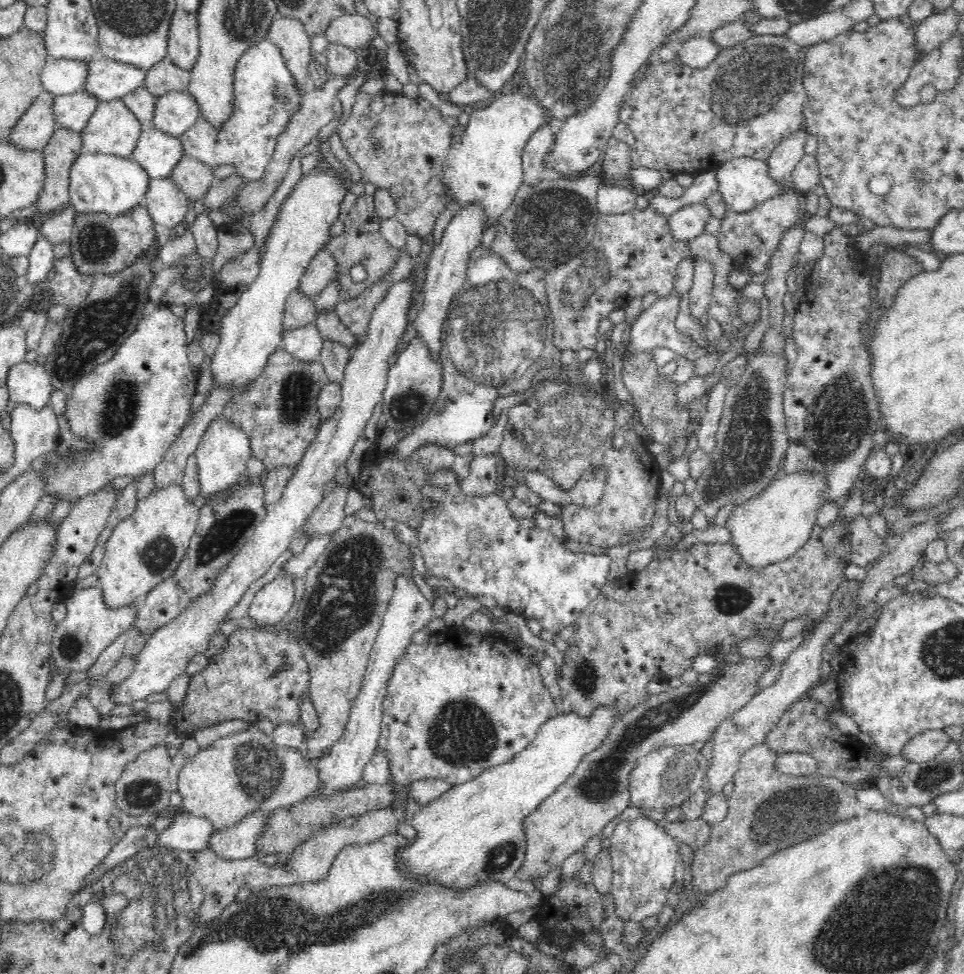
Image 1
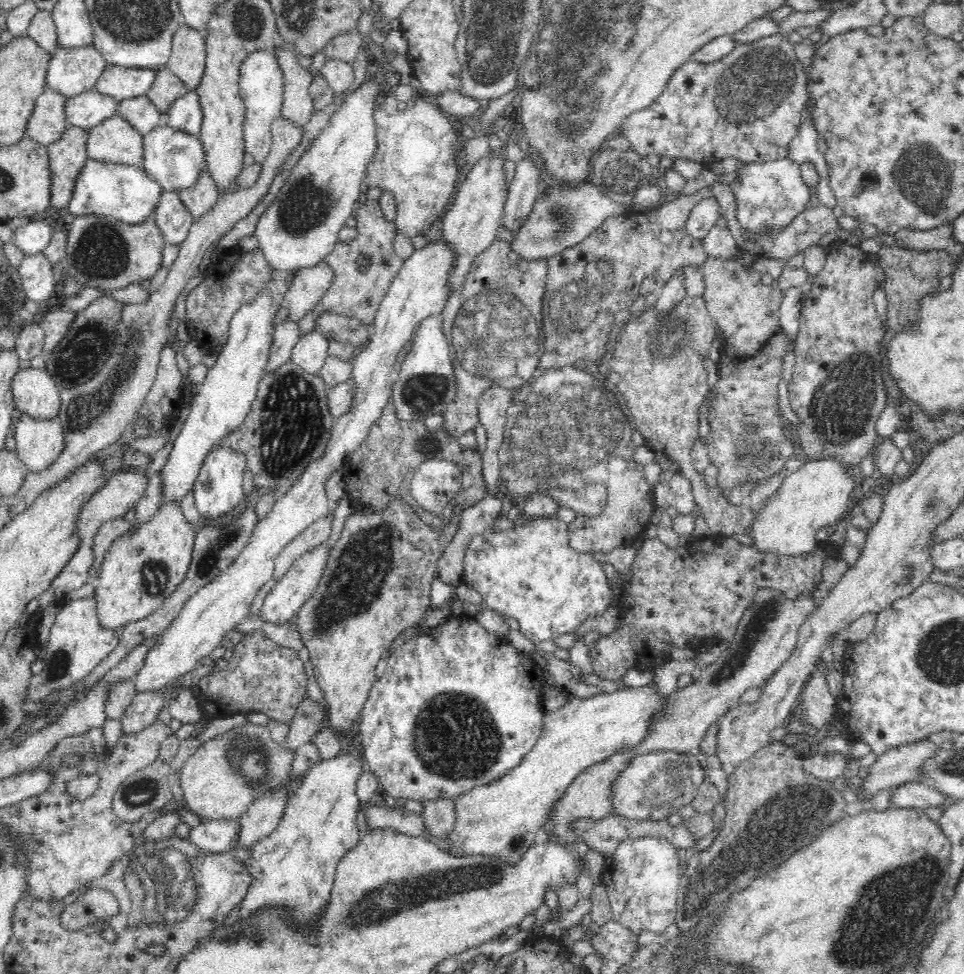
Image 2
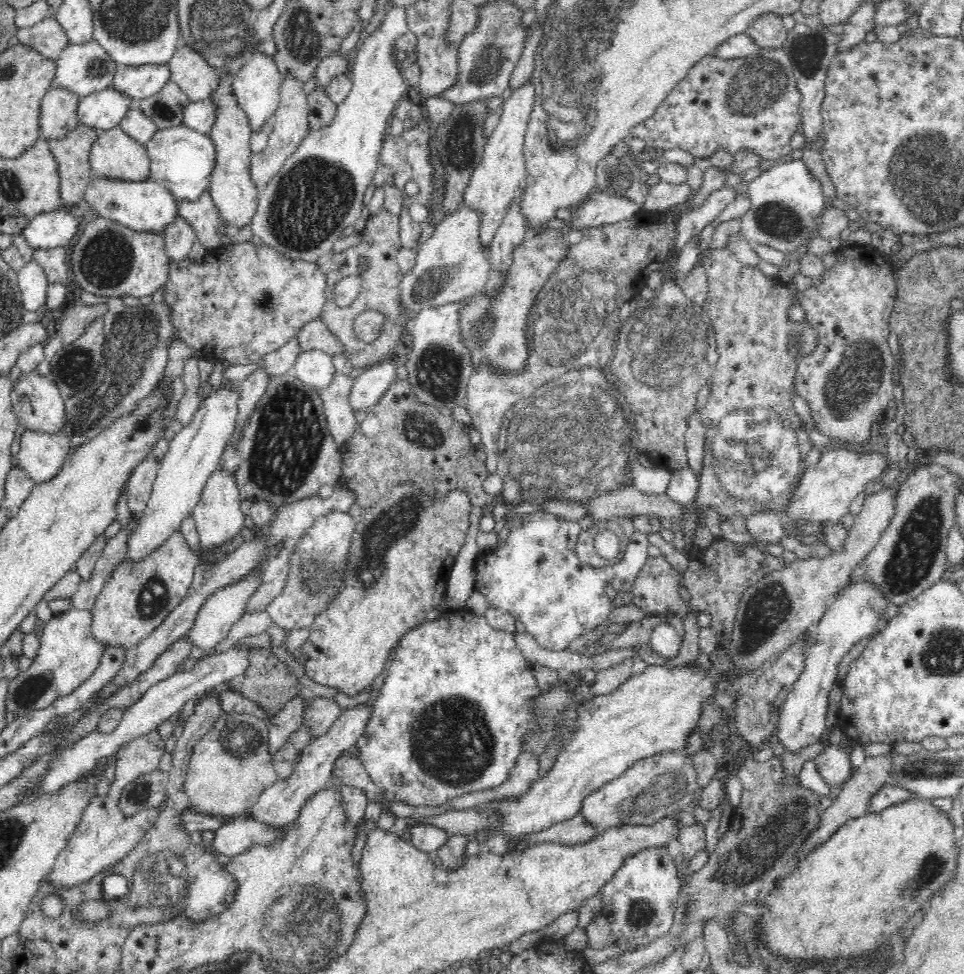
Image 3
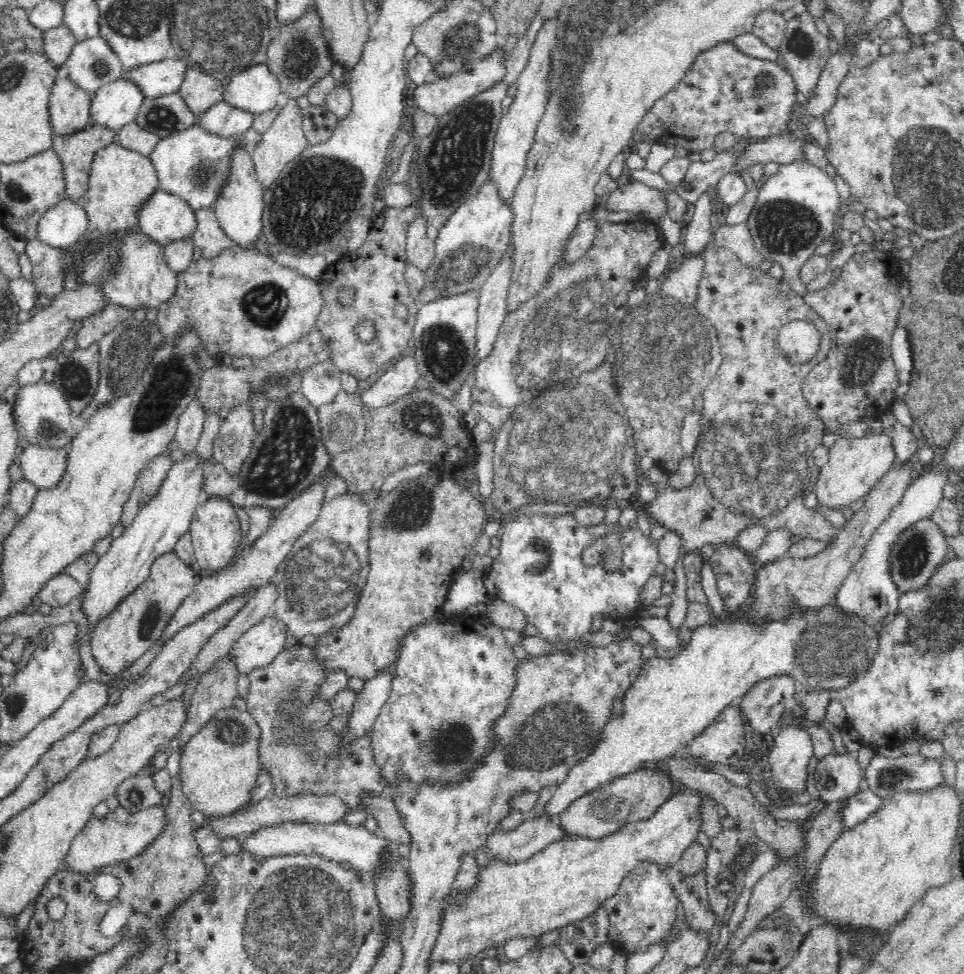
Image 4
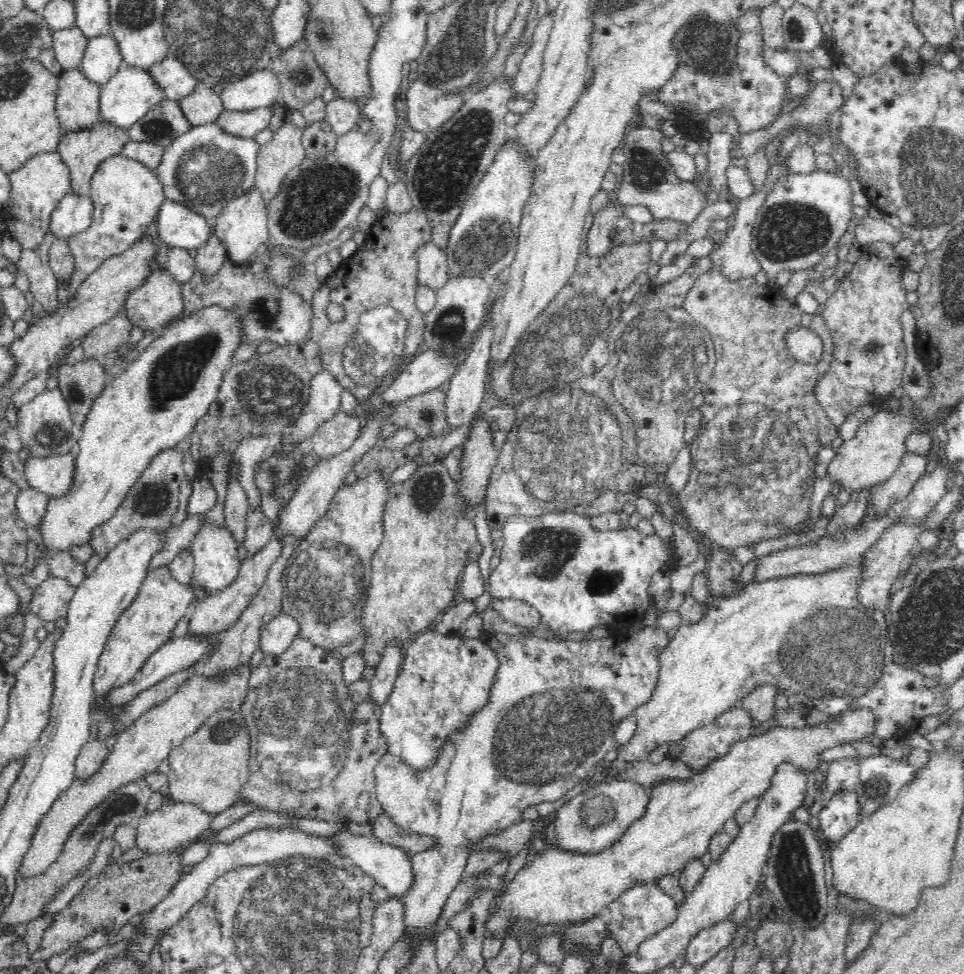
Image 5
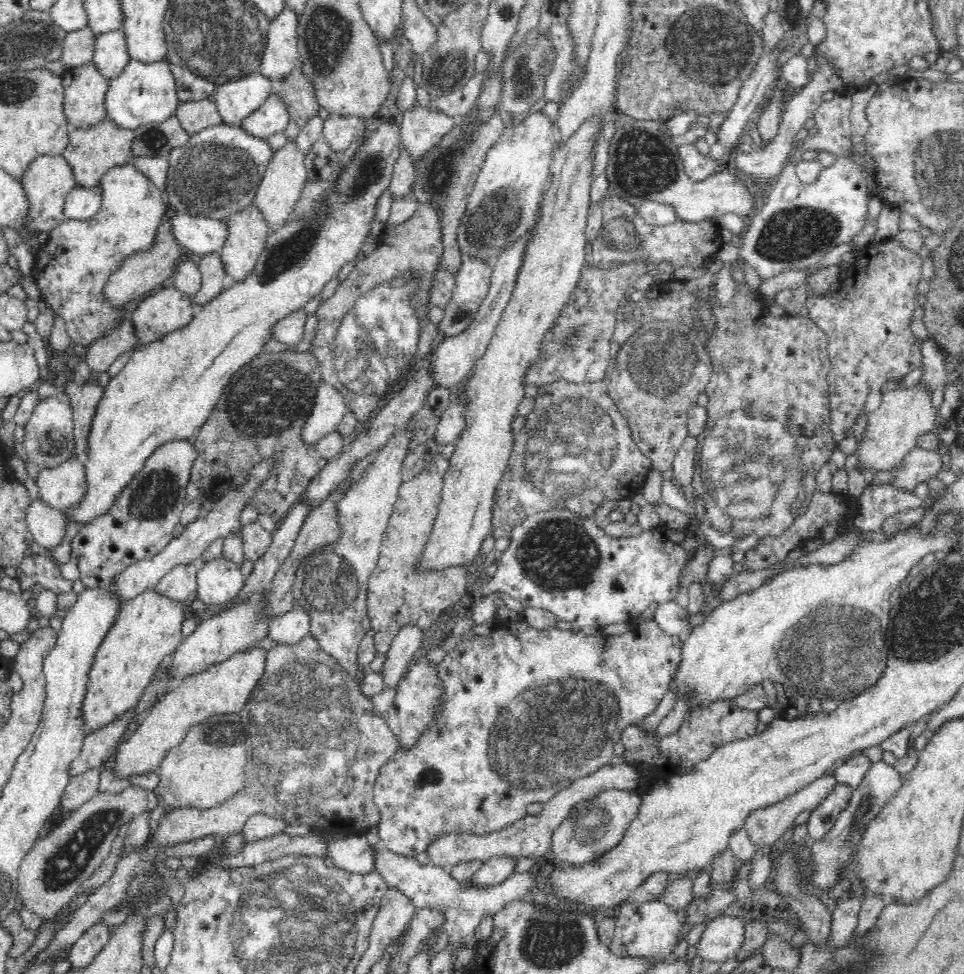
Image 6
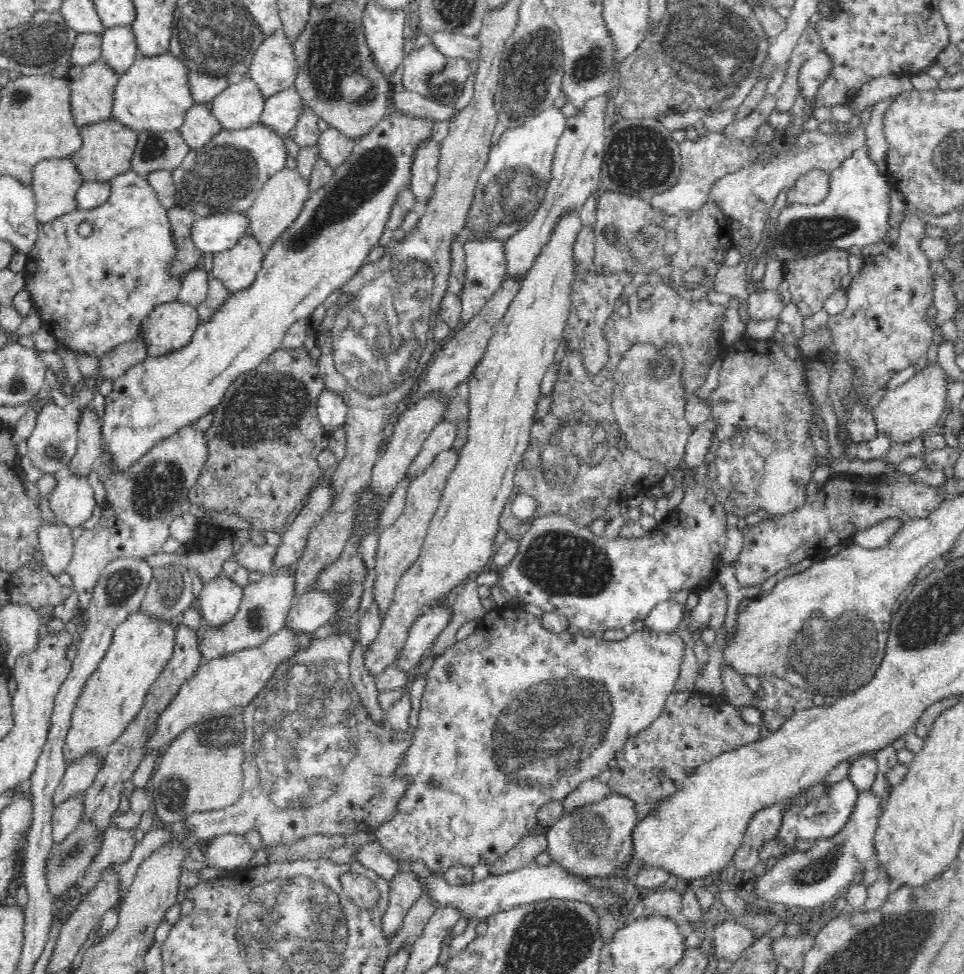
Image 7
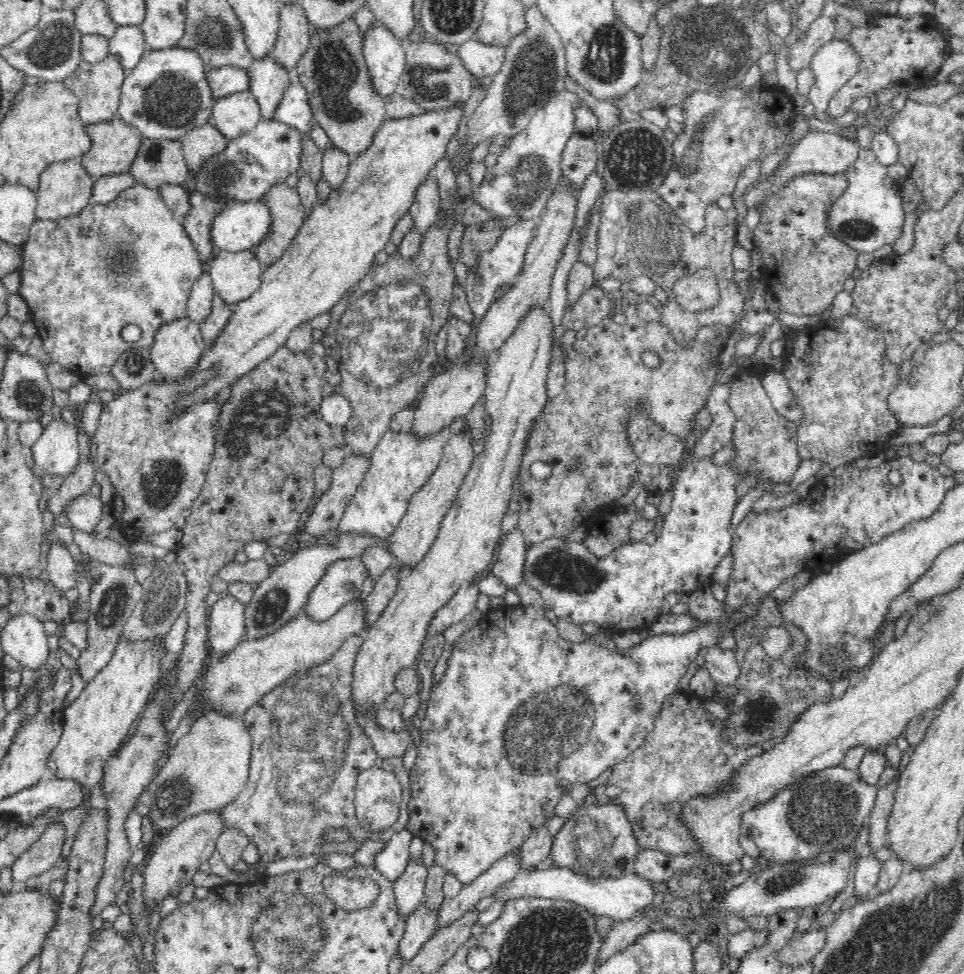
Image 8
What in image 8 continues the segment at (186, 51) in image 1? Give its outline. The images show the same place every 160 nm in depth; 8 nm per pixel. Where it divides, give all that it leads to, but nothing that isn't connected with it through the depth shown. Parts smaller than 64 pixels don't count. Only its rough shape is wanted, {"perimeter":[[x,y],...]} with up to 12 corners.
{"perimeter":[[208,121],[180,139],[189,174],[228,140]]}

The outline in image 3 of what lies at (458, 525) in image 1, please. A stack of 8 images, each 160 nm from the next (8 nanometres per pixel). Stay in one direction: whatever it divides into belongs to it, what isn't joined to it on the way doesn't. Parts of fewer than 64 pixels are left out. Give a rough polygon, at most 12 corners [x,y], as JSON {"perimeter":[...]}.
{"perimeter":[[514,520],[477,556],[475,592],[548,650],[613,609],[580,527]]}

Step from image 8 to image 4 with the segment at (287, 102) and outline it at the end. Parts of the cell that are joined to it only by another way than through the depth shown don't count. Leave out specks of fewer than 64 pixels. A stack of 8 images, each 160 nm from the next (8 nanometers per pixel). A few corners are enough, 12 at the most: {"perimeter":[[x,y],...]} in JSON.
{"perimeter":[[216,102],[196,118],[206,133],[220,137],[245,134],[254,115]]}

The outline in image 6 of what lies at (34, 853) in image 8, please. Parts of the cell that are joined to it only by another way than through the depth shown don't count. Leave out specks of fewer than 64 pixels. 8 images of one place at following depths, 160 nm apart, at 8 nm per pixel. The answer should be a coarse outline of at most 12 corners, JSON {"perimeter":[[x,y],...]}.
{"perimeter":[[100,768],[71,775],[58,810],[65,816],[98,793]]}

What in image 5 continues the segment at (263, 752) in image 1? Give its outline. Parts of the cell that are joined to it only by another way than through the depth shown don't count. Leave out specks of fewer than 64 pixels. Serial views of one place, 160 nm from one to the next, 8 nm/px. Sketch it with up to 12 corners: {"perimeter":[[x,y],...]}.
{"perimeter":[[218,709],[168,756],[169,794],[212,818],[250,778],[246,717]]}

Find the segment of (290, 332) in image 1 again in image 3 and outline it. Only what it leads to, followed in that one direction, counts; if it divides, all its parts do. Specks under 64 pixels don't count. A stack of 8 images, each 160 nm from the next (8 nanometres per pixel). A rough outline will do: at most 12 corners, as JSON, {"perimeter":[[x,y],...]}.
{"perimeter":[[301,350],[291,371],[321,390],[336,372],[322,350]]}

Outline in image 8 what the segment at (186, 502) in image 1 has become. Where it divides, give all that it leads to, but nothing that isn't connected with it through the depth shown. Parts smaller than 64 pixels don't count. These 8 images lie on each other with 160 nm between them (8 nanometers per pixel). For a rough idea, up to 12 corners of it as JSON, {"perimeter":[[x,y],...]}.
{"perimeter":[[121,634],[65,709],[47,773],[84,787],[139,720],[162,639]]}

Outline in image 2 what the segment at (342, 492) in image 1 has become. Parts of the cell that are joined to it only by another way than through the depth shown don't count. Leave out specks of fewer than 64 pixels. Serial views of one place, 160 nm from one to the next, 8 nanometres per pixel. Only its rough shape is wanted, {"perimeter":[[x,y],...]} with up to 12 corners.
{"perimeter":[[332,506],[278,556],[273,573],[282,579],[295,561],[332,536]]}

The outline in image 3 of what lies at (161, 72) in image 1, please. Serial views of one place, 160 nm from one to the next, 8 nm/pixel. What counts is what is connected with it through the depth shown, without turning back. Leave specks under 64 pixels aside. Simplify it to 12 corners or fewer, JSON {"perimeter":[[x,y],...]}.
{"perimeter":[[168,80],[157,94],[138,102],[158,129],[182,122],[188,96]]}

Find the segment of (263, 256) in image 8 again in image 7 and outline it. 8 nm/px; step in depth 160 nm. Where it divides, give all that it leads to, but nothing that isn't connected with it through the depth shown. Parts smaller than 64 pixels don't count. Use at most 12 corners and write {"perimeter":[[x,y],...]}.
{"perimeter":[[280,167],[247,211],[265,250],[292,226],[312,192],[300,169]]}

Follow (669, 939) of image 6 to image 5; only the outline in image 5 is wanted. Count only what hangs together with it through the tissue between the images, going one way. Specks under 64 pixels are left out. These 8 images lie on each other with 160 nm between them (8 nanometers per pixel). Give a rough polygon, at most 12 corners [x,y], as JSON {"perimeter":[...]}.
{"perimeter":[[638,882],[609,904],[609,936],[636,954],[669,927],[675,895]]}

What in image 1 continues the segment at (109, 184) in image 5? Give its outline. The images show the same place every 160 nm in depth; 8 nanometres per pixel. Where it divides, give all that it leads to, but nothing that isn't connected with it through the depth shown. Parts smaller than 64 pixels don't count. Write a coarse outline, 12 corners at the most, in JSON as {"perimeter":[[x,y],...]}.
{"perimeter":[[122,99],[99,100],[81,151],[129,157],[145,124]]}

